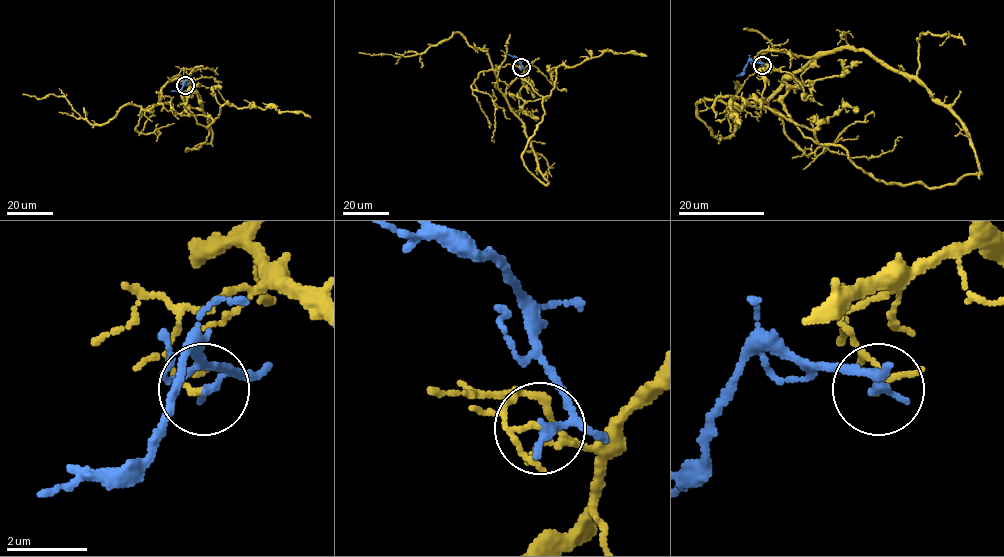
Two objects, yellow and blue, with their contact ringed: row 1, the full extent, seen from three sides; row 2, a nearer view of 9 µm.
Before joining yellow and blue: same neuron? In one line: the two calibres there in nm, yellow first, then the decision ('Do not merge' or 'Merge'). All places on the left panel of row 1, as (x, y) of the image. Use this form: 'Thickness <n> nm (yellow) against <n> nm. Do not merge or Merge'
Thickness 80 nm (yellow) against 140 nm. Do not merge

